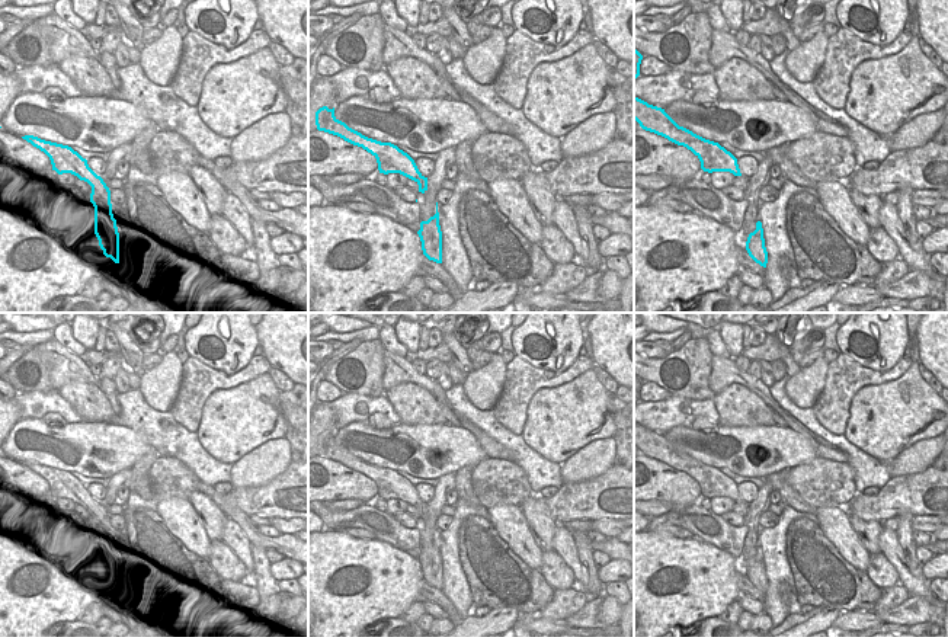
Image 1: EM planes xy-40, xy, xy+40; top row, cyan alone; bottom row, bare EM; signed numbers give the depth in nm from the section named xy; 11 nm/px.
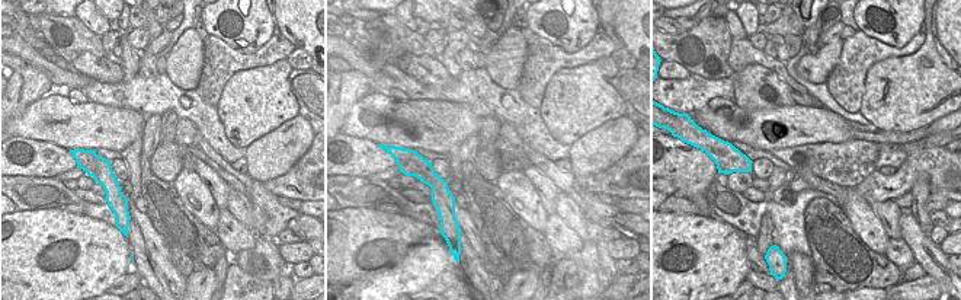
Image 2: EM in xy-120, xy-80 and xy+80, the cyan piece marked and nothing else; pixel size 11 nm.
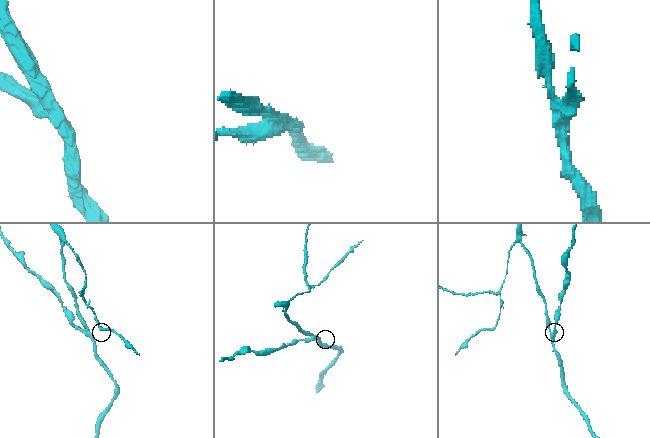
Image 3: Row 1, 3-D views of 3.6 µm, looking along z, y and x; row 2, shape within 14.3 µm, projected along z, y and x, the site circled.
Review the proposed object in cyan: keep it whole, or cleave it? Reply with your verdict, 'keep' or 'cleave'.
cleave

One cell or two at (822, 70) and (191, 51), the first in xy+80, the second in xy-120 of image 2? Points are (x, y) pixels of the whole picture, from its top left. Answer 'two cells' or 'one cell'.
one cell

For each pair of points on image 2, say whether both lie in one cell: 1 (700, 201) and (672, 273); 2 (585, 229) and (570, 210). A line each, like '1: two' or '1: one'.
1: two
2: one

